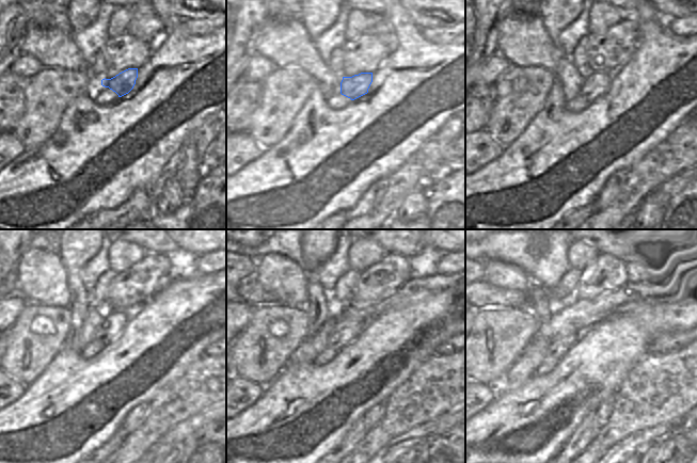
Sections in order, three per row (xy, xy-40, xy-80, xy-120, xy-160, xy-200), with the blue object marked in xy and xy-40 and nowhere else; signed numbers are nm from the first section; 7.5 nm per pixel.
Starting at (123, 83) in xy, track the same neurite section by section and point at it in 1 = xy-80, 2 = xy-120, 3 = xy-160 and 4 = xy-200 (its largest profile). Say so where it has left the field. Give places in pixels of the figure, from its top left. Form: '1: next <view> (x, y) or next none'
1: next xy-80 (595, 84)
2: next xy-120 (115, 321)
3: next xy-160 (337, 340)
4: next xy-200 (569, 335)

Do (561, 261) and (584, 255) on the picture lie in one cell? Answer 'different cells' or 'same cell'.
different cells

